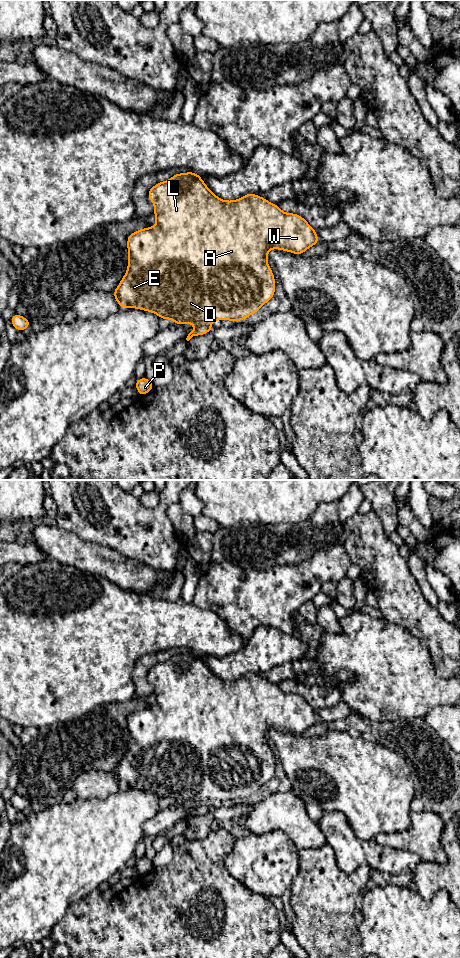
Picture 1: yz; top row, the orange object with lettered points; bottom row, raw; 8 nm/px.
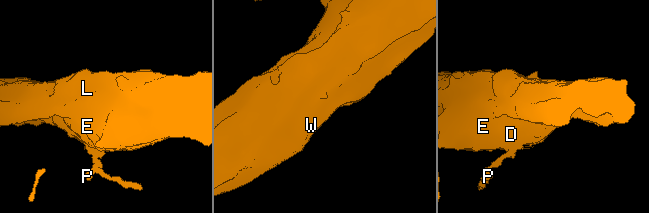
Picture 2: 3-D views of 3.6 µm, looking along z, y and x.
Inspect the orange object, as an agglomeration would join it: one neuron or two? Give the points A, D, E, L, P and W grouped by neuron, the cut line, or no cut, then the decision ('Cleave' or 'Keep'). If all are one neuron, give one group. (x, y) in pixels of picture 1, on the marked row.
Groups: A D E L W / P. Split along yz (209, 322), (198, 324). Cleave

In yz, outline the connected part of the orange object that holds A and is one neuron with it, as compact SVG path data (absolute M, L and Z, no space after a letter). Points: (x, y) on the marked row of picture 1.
M189 171L187 173L177 173L169 180L162 181L150 188L147 198L154 204L154 216L156 225L154 227L142 228L127 237L128 266L126 274L122 277L119 285L112 292L120 308L135 308L152 312L161 319L170 319L175 325L181 324L204 324L215 320L230 320L239 322L253 313L259 312L260 308L271 300L275 295L275 278L267 262L268 251L279 249L288 251L296 255L302 255L308 248L319 243L315 229L299 214L285 213L277 204L273 204L262 196L248 193L237 200L222 200L210 191L201 176Z

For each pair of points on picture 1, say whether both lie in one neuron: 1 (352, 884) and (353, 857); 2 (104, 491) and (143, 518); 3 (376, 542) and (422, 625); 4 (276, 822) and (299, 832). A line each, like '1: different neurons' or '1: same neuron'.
1: different neurons
2: same neuron
3: same neuron
4: same neuron

